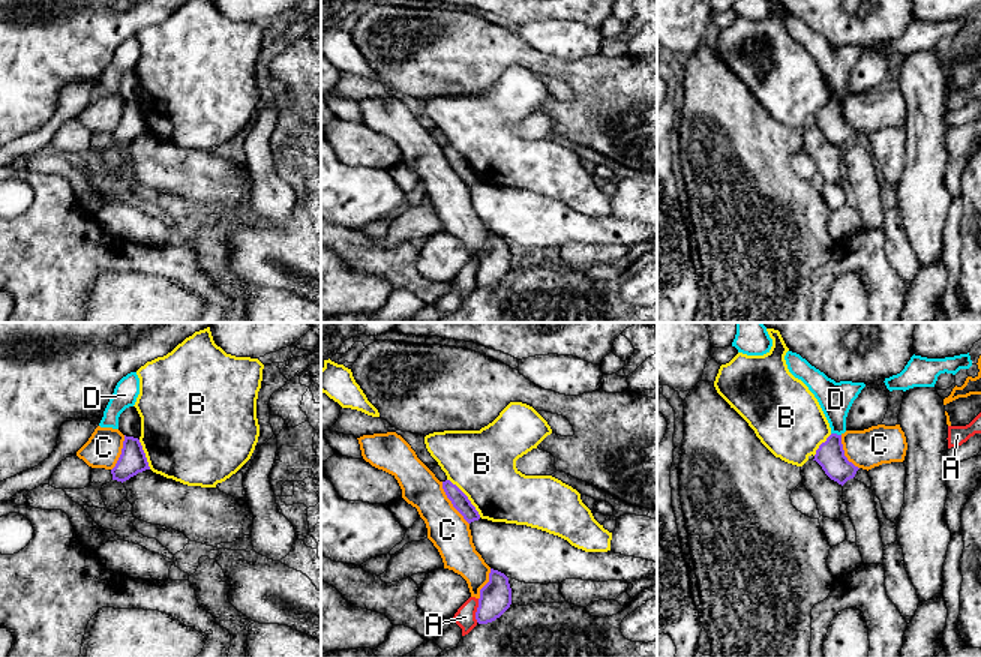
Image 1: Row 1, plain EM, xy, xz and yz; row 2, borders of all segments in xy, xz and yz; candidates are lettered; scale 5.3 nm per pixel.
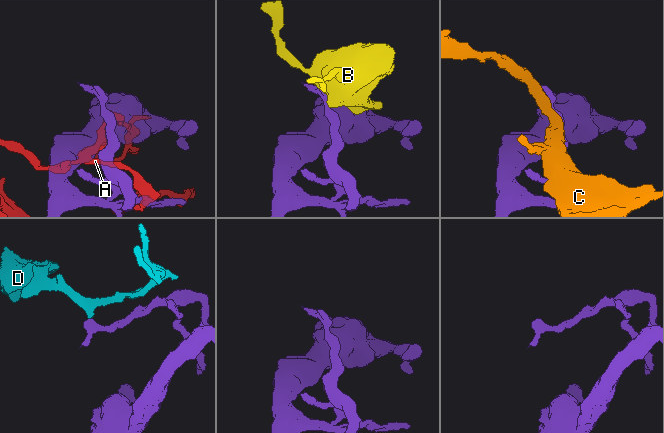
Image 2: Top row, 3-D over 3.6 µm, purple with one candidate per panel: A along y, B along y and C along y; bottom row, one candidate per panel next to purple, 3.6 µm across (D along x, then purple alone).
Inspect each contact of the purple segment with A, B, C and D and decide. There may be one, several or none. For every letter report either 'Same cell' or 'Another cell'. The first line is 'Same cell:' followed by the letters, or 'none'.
Same cell: none
A: Another cell
B: Another cell
C: Another cell
D: Another cell

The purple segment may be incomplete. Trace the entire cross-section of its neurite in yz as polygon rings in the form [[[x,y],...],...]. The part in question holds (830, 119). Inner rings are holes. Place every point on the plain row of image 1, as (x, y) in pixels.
[[[831,98],[826,105],[819,110],[813,124],[822,130],[831,144],[842,150],[854,142],[860,134],[844,120],[842,99],[837,98]]]

